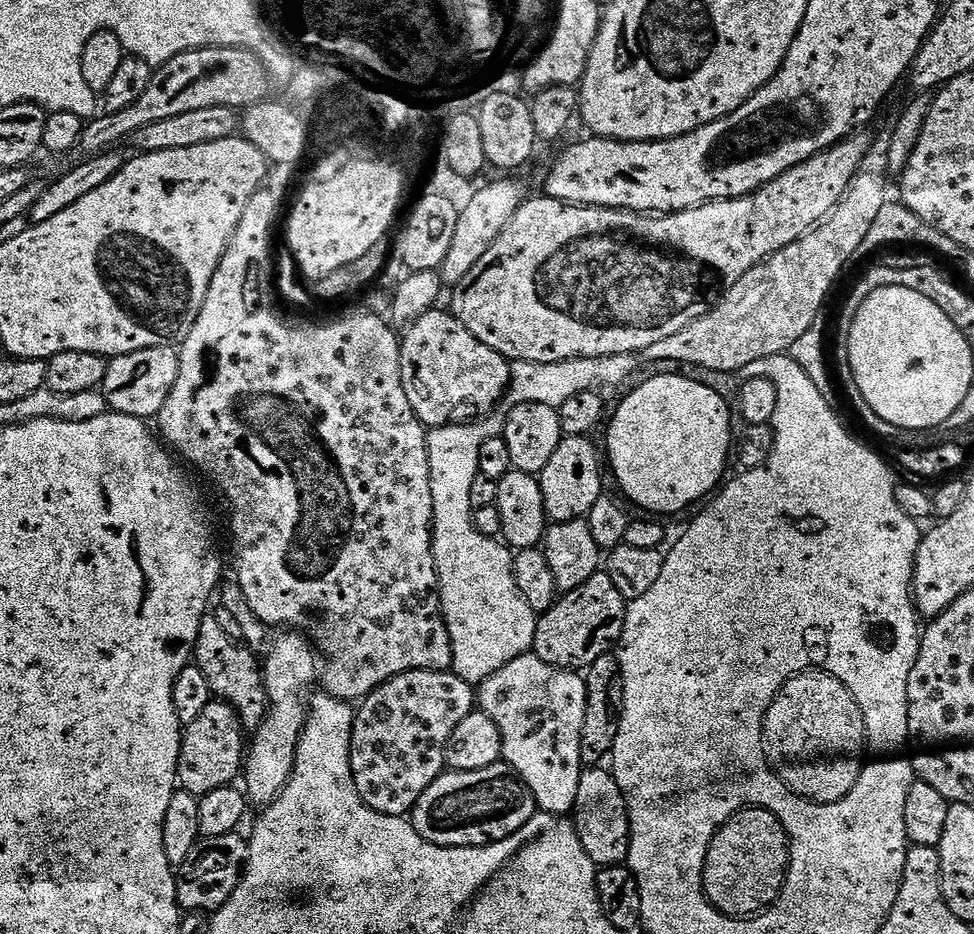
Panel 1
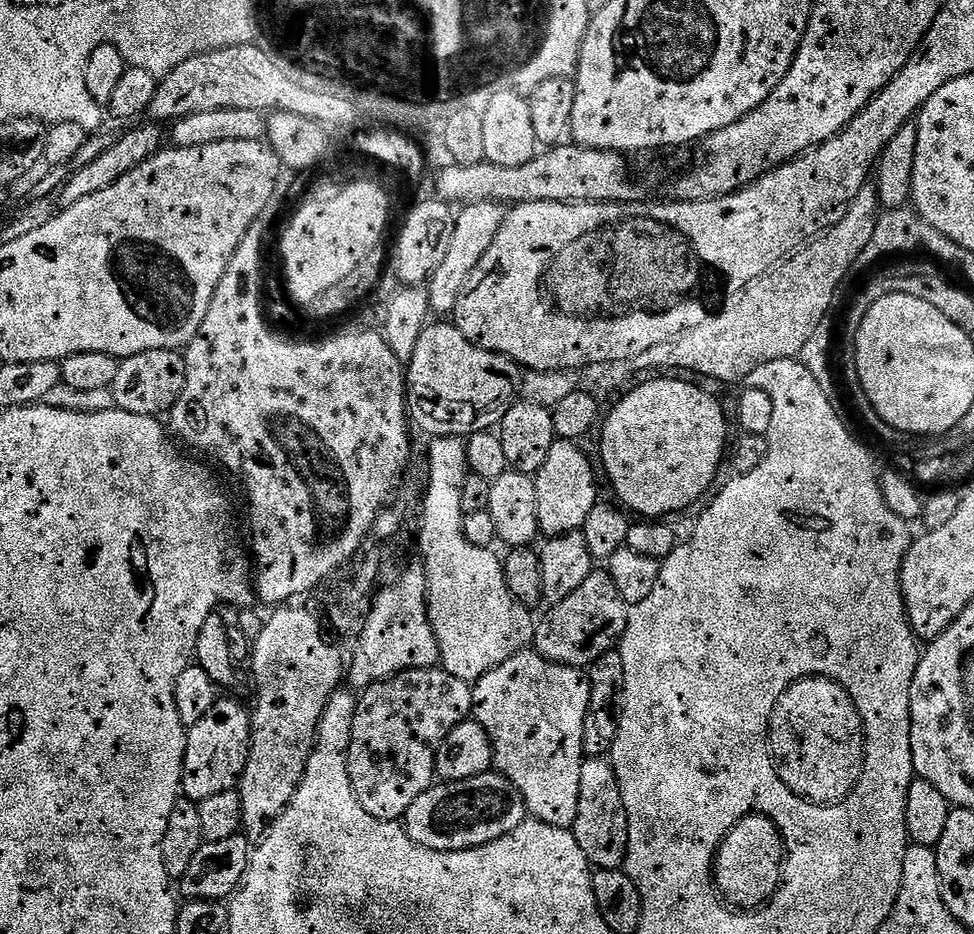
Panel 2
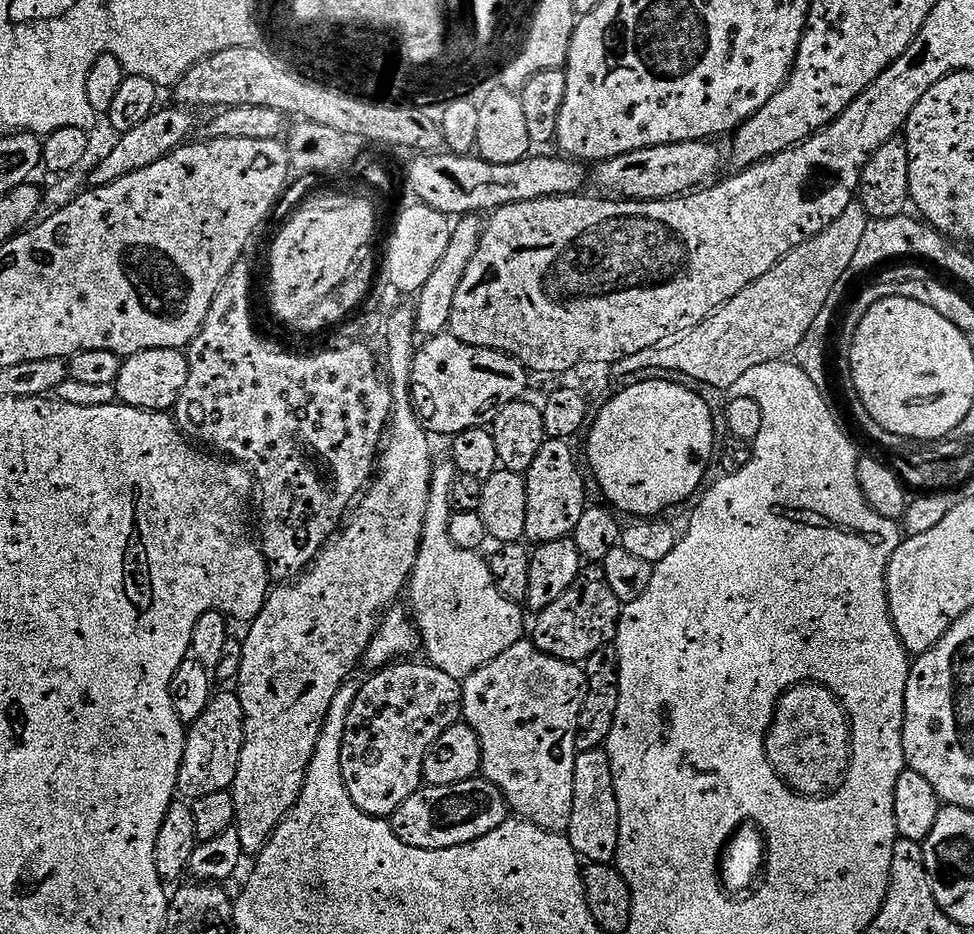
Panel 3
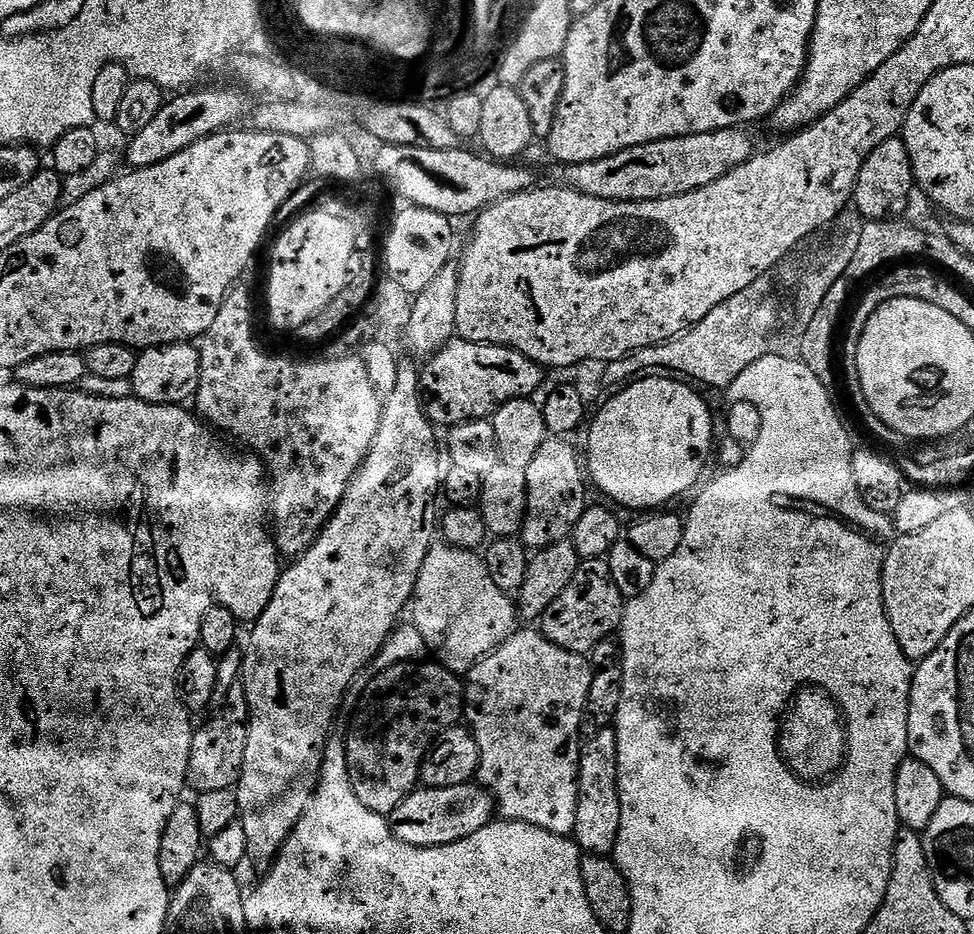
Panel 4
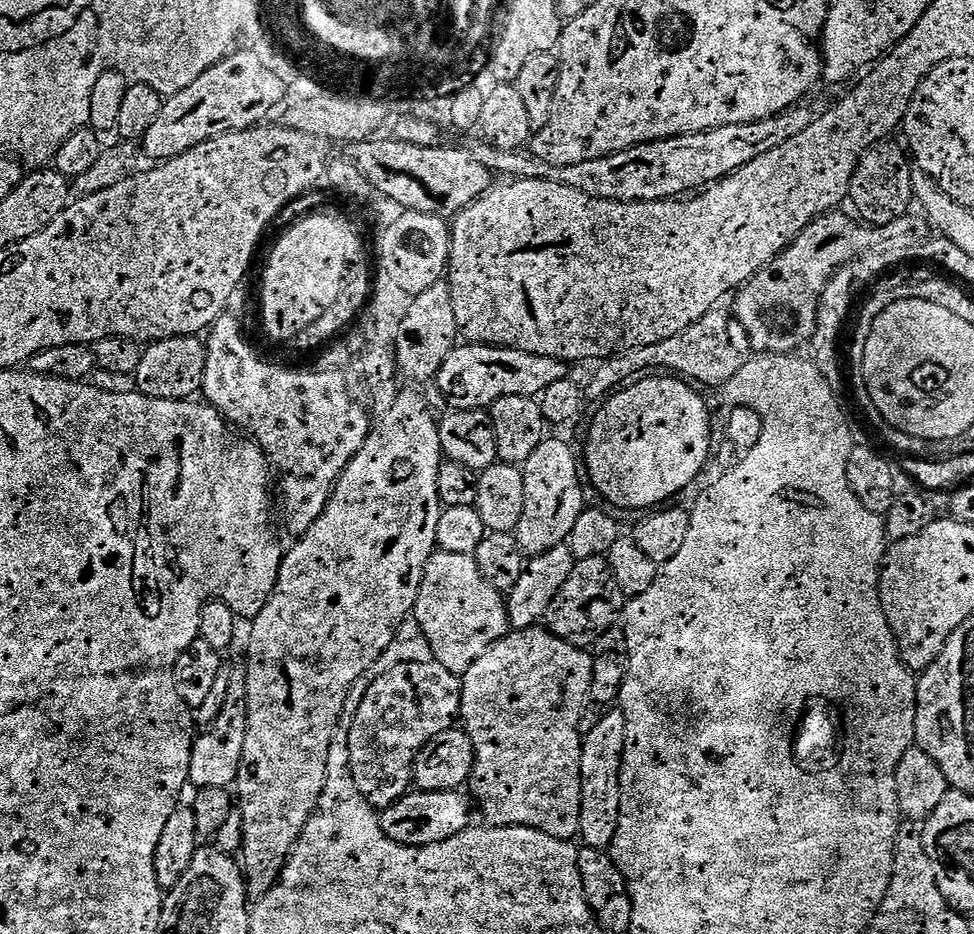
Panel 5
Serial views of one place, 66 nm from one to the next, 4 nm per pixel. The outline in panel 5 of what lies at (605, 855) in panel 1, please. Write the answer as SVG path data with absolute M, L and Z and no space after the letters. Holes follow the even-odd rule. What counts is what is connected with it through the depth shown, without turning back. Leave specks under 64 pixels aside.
M608 710L592 729L582 736L580 749L580 777L582 778L582 806L580 807L580 835L583 847L611 849L614 834L618 834L618 818L622 806L620 767L626 746L626 718L619 710Z

